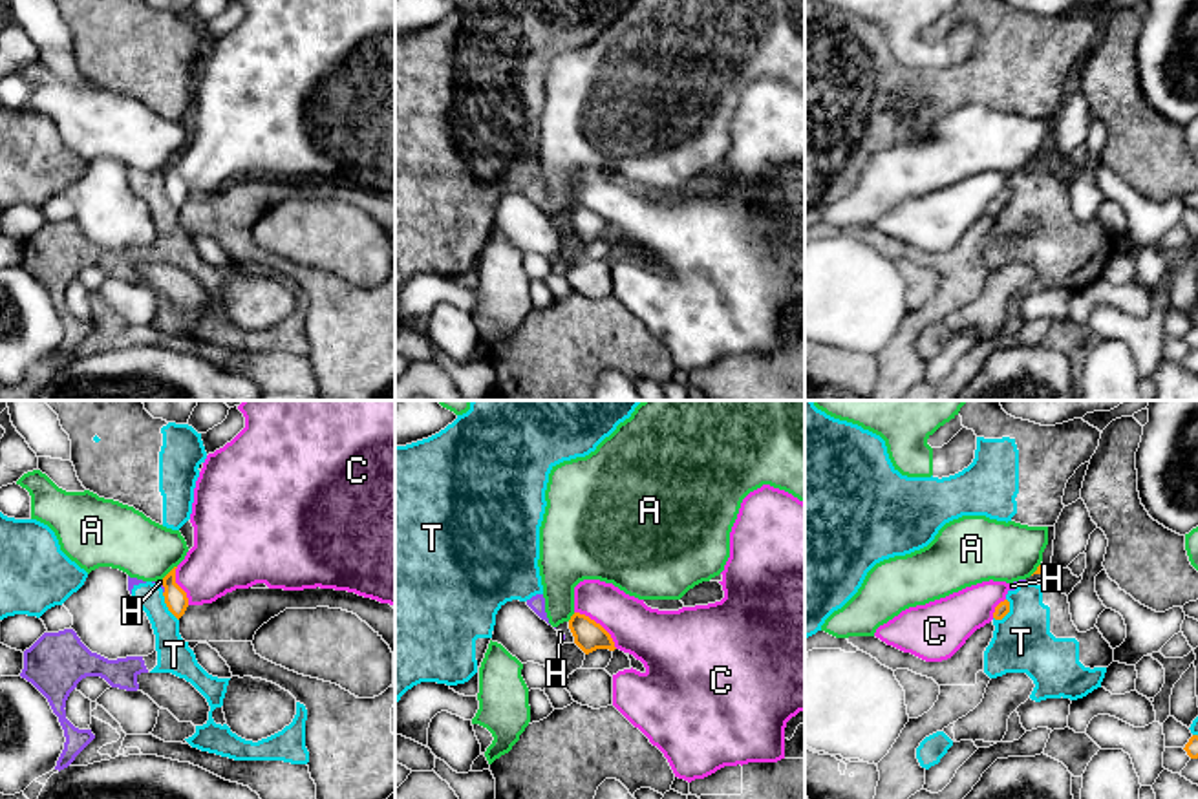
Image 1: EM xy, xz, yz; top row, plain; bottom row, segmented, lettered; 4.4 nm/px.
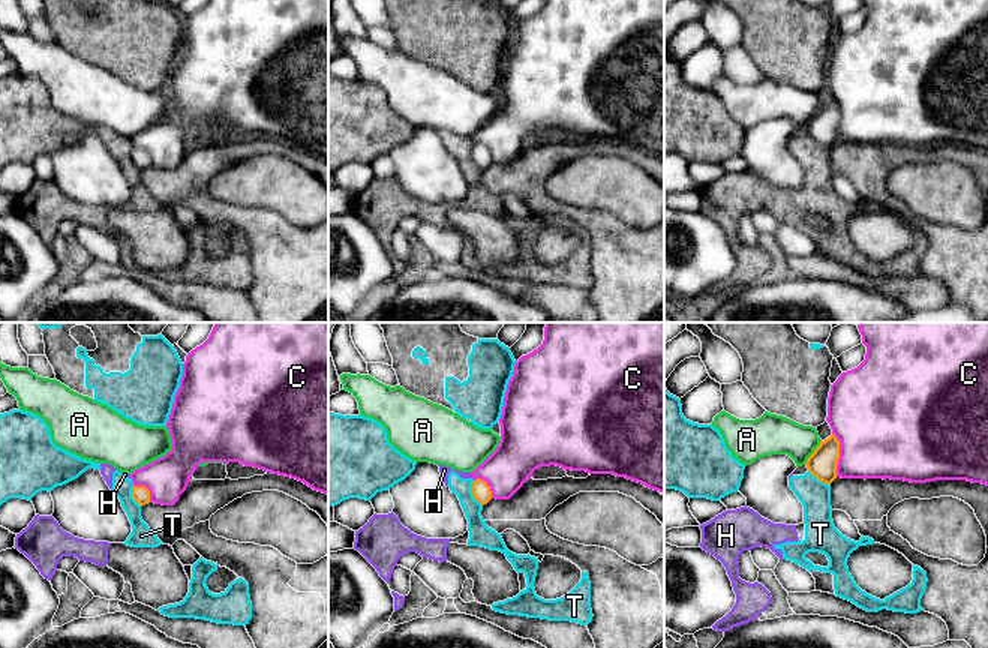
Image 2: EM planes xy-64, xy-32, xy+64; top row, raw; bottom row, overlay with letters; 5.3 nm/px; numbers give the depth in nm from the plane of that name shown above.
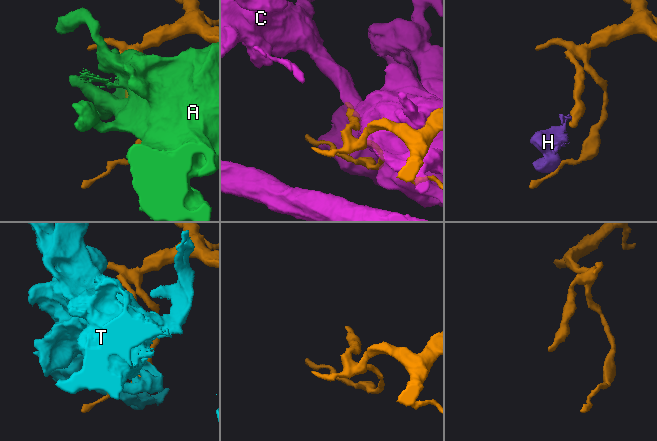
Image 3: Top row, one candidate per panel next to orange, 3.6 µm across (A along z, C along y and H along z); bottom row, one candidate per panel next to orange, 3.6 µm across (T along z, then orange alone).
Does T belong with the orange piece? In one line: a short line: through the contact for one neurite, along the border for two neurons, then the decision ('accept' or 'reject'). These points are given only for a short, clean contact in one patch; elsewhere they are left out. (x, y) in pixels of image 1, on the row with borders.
reject

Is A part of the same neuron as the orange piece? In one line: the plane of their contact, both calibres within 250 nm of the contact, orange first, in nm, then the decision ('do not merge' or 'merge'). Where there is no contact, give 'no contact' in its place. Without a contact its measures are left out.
xy | 100/280 nm | do not merge

